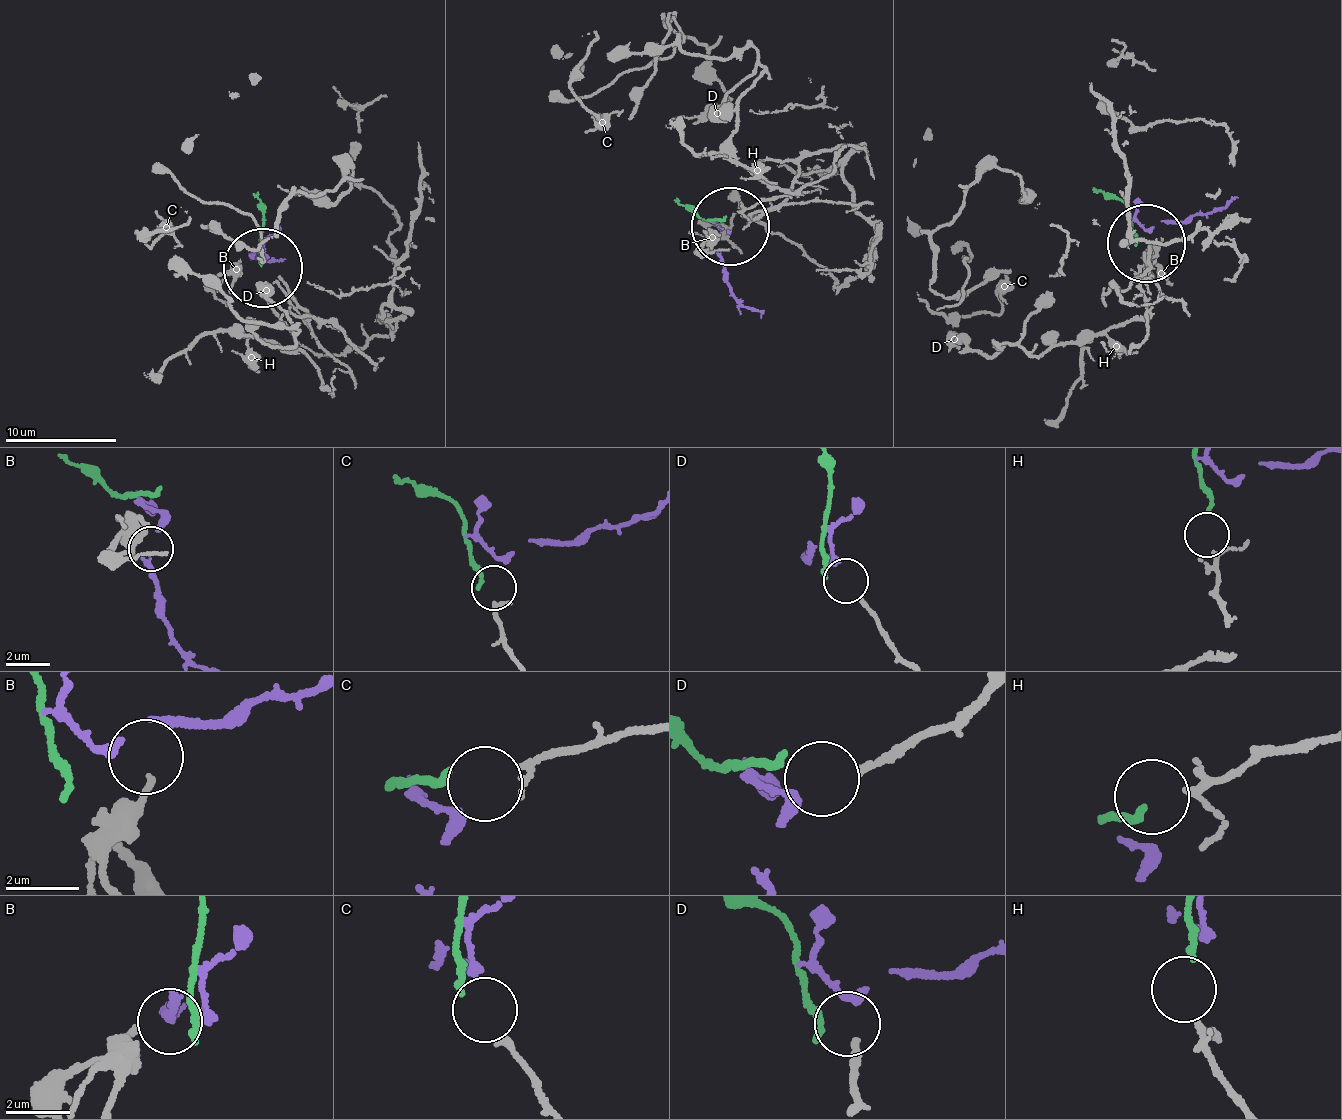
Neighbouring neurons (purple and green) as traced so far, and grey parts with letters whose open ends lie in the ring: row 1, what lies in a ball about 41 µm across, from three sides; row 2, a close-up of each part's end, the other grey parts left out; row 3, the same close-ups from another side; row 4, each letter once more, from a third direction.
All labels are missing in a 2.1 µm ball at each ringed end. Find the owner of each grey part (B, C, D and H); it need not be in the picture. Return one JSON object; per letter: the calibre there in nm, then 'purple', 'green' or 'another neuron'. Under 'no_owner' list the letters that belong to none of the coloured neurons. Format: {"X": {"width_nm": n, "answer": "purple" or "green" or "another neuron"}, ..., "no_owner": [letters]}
{"B": {"width_nm": 180, "answer": "another neuron"}, "C": {"width_nm": 180, "answer": "another neuron"}, "D": {"width_nm": 180, "answer": "purple"}, "H": {"width_nm": 120, "answer": "green"}, "no_owner": ["B", "C"]}

